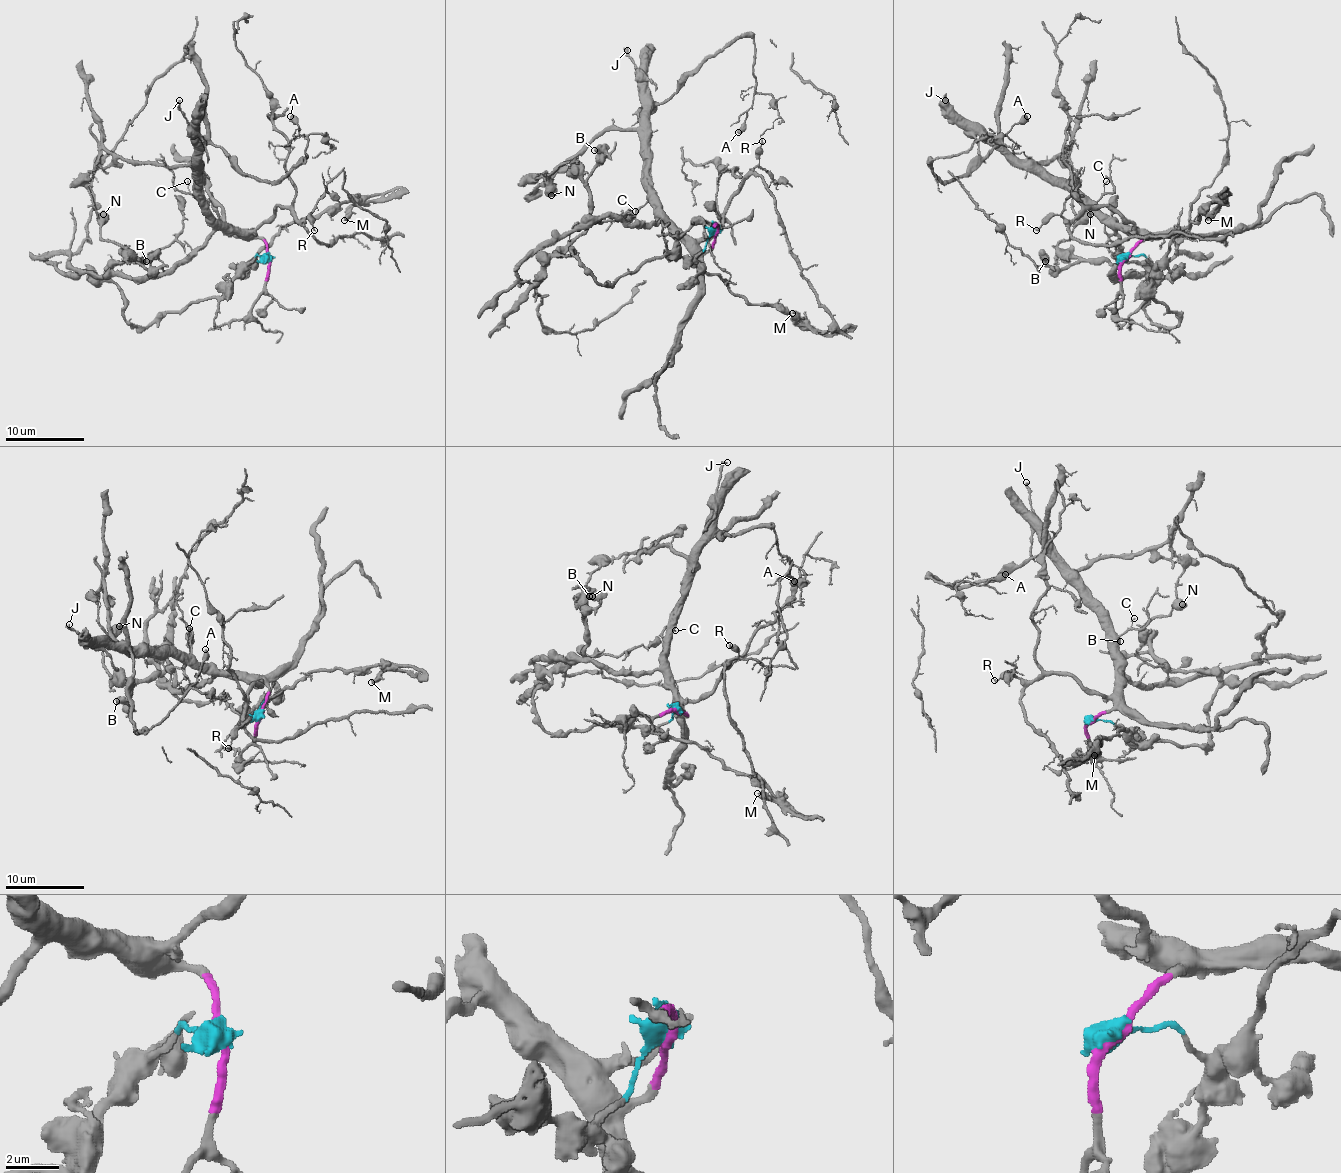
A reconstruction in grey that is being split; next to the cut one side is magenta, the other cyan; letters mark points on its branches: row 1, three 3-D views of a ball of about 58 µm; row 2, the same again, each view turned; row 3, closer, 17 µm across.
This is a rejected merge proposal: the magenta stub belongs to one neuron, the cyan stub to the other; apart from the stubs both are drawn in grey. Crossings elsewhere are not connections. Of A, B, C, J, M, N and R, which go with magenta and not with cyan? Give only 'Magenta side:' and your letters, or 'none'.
Magenta side: A, C, J, R

